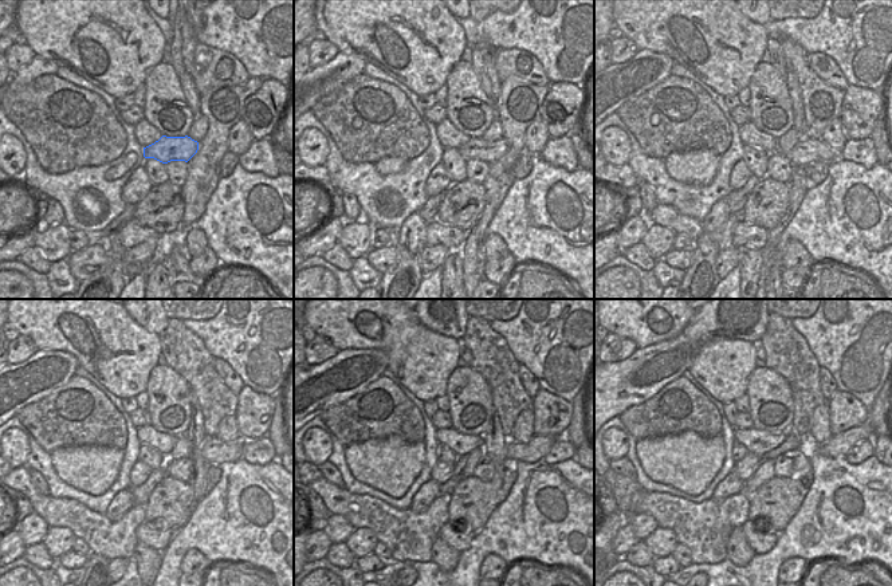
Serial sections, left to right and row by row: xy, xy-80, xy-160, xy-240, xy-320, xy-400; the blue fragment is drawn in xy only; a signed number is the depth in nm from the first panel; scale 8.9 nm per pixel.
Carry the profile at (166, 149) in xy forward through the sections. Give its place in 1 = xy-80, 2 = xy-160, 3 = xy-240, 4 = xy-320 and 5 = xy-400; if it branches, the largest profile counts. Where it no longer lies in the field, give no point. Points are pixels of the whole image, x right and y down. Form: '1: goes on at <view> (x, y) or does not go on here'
1: goes on at xy-80 (476, 148)
2: goes on at xy-160 (808, 150)
3: goes on at xy-240 (215, 451)
4: goes on at xy-320 (538, 447)
5: goes on at xy-400 (839, 445)

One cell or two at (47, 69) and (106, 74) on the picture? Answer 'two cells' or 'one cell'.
two cells

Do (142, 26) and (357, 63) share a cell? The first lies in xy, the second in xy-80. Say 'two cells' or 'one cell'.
two cells

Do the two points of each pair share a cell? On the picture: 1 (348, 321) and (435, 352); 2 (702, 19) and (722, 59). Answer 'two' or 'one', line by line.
1: one
2: one

